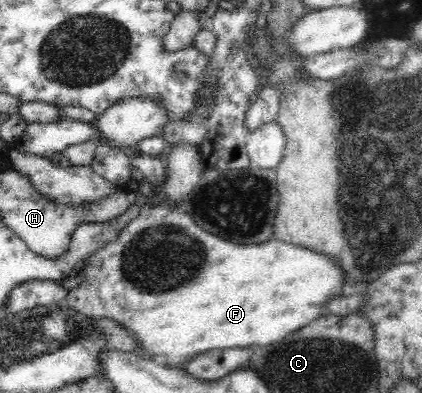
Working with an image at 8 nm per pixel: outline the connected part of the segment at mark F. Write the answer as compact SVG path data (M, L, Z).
M167 203L161 207L140 207L140 213L133 222L126 224L126 227L120 232L120 235L108 245L101 247L96 253L89 255L86 259L80 262L80 269L83 269L83 283L78 287L68 292L67 304L71 309L77 311L78 314L99 320L99 318L107 318L116 324L119 324L135 339L137 347L149 354L149 358L154 356L163 356L166 361L165 366L181 369L192 359L198 357L207 351L243 347L243 346L265 346L271 342L279 342L281 338L285 338L287 334L309 325L309 322L314 322L317 318L327 314L323 302L327 300L327 296L331 294L333 288L339 288L343 284L343 271L341 267L327 256L317 254L305 247L285 243L274 239L269 243L238 245L237 243L226 241L197 226L197 223L191 219L191 215L179 209L179 207L171 207Z

